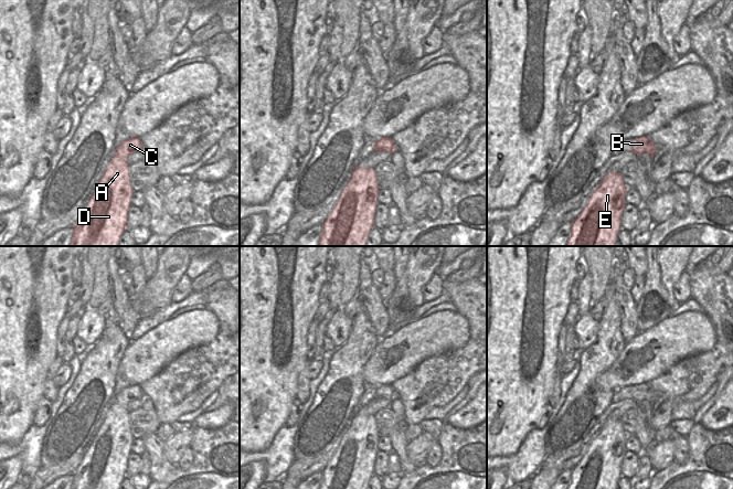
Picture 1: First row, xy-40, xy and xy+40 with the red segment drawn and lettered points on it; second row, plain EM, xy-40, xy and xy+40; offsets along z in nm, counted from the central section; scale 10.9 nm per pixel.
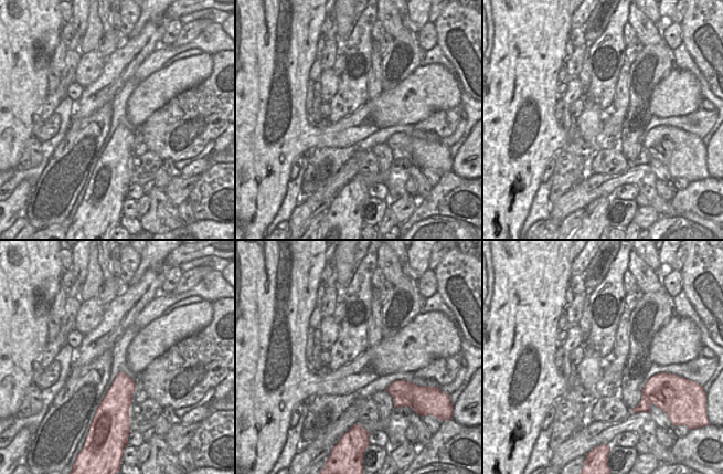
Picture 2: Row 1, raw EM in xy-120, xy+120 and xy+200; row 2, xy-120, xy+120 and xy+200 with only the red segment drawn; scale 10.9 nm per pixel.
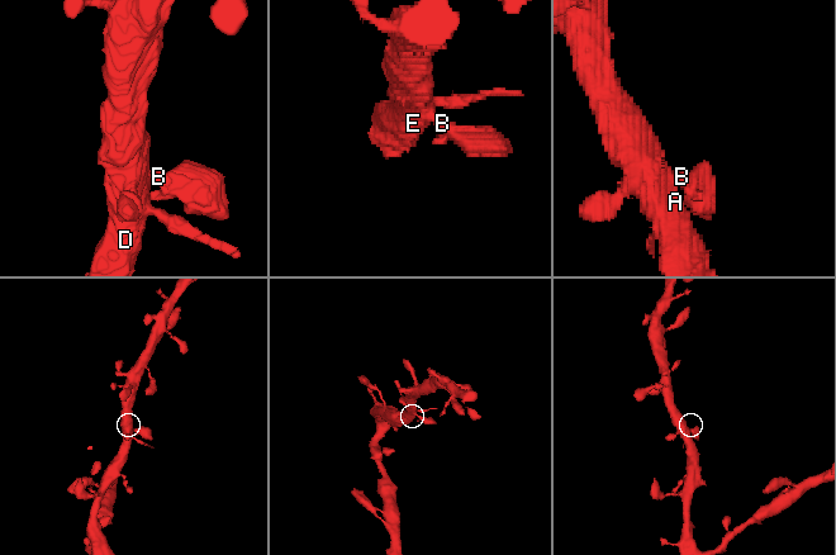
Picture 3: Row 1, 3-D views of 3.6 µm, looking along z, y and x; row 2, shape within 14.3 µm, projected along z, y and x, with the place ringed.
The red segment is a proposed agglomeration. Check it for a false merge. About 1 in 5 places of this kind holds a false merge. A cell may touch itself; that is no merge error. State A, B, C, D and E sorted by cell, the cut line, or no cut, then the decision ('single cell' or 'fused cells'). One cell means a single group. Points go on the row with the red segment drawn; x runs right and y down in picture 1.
groups A B C D E; cut none; single cell

